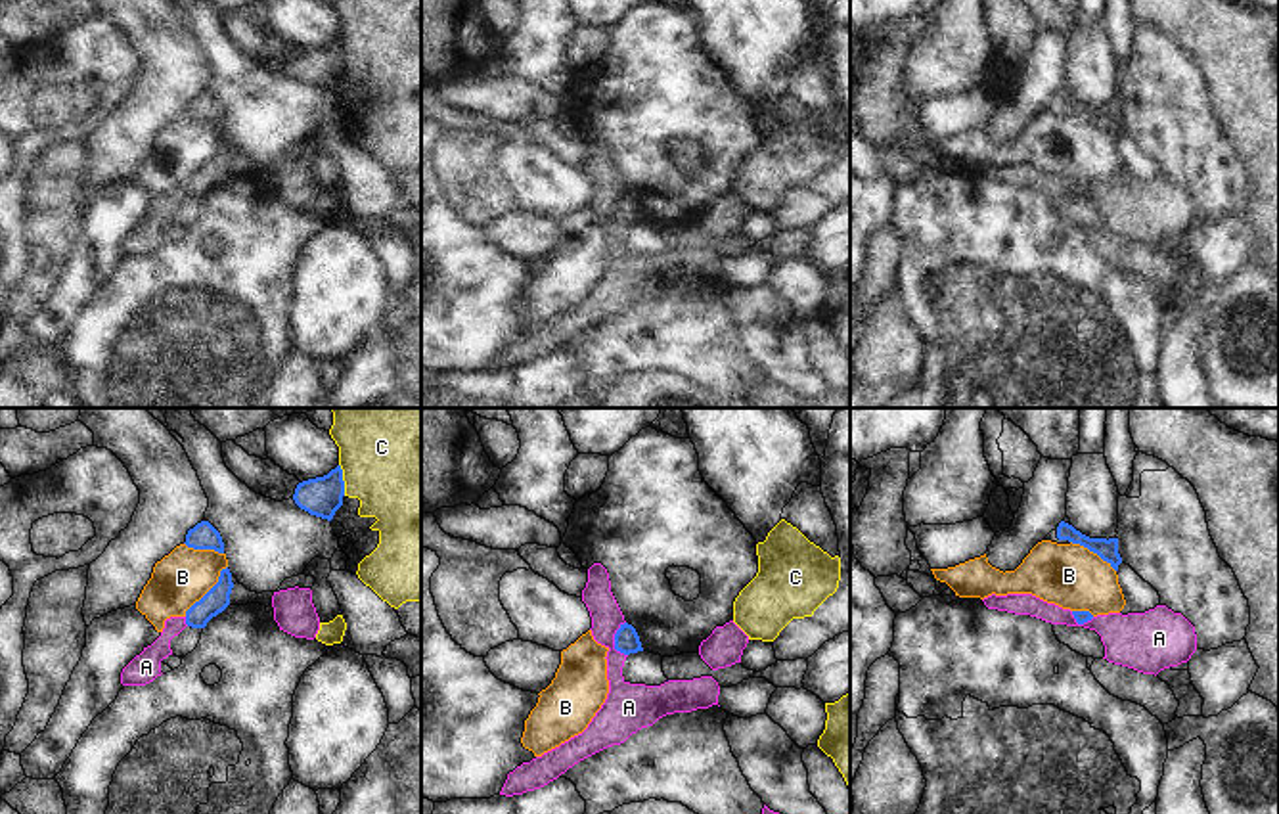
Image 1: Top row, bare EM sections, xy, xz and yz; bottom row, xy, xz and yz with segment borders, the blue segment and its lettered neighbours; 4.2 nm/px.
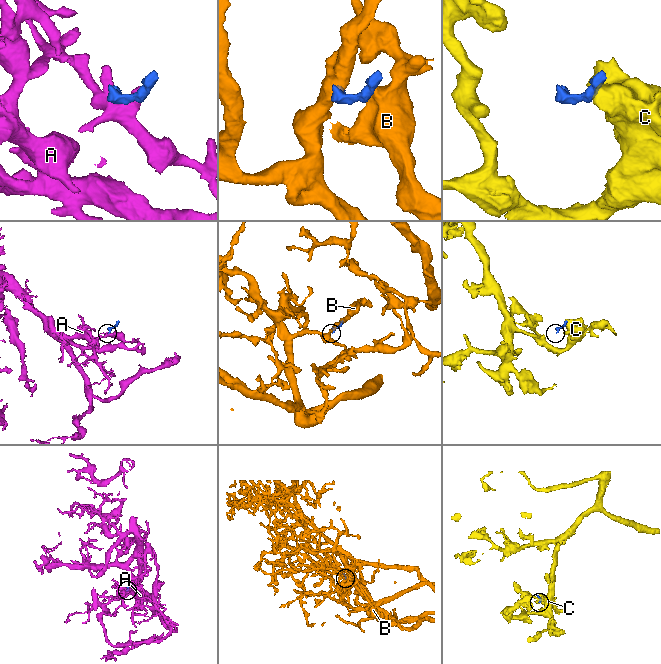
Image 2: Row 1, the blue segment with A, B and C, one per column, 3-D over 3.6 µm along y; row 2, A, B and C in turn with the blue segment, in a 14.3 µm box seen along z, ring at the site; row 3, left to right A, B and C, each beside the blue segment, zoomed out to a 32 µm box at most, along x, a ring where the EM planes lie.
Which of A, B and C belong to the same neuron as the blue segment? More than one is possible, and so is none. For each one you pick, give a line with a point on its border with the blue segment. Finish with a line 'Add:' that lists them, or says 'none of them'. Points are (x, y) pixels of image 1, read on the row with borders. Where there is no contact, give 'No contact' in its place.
Add: none of them

